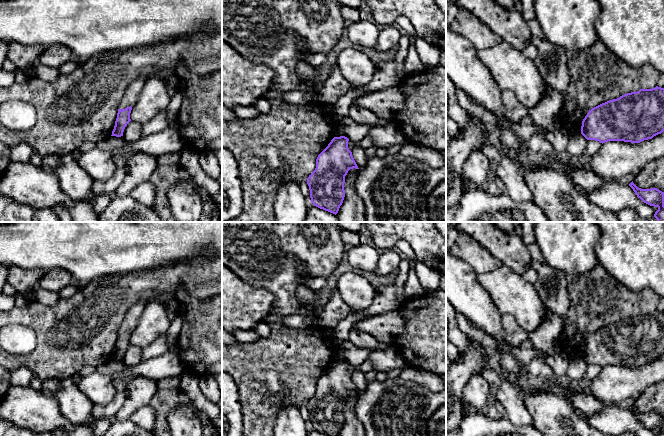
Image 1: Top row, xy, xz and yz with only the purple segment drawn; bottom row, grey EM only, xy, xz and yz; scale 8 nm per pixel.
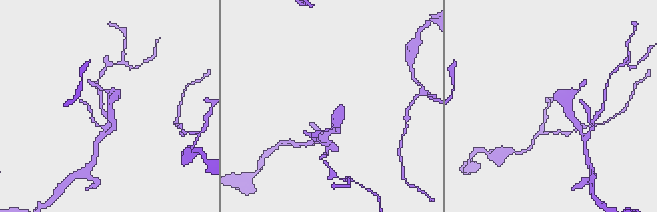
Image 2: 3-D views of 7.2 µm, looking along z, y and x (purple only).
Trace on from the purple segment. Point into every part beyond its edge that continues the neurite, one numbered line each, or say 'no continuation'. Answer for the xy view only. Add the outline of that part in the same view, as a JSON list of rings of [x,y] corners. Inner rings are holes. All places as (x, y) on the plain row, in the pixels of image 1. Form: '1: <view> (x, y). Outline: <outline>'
1: xy (132, 317). Outline: [[[137,302],[125,315],[120,327],[119,327],[119,330],[118,330],[118,333],[125,333],[127,331],[133,331],[138,323],[139,323],[139,320],[142,316],[142,313],[144,311],[144,308],[145,308],[145,303],[144,302]]]

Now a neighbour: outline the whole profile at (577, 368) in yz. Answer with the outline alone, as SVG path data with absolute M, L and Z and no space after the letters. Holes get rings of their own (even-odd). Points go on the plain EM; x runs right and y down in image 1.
M573 358L569 362L566 374L575 384L580 384L586 376L587 363L582 358Z

